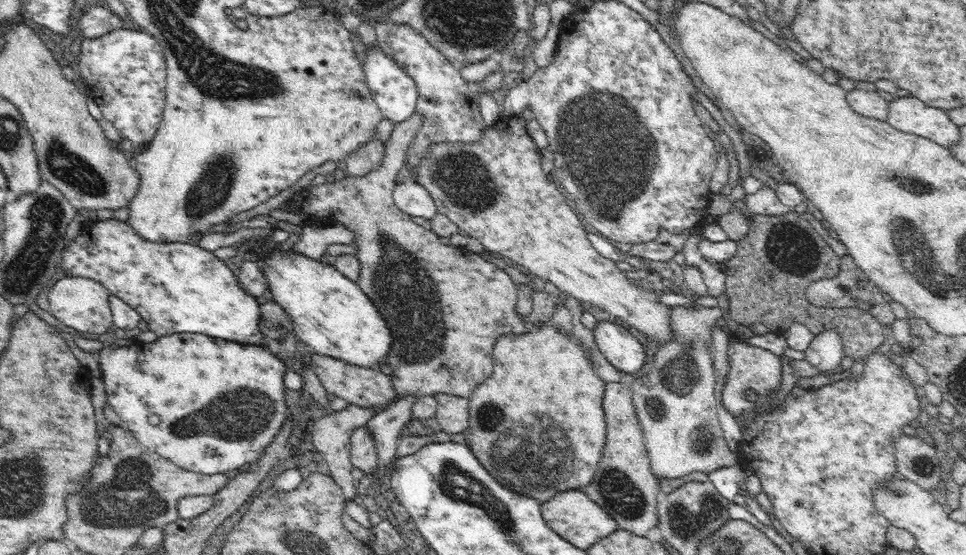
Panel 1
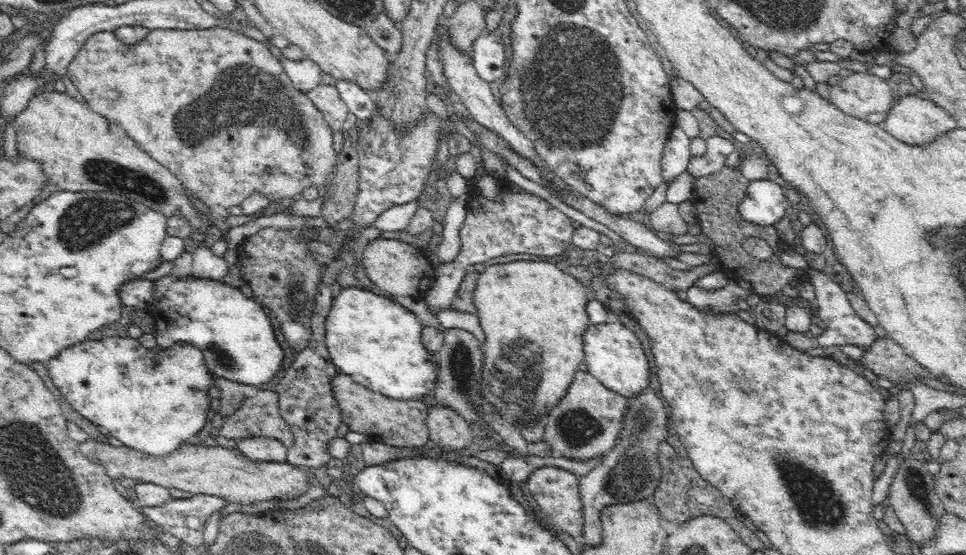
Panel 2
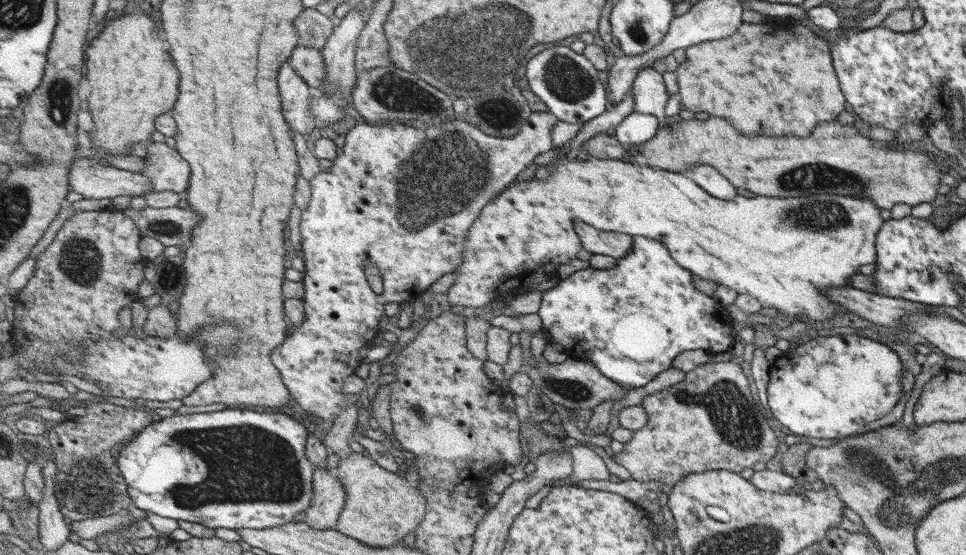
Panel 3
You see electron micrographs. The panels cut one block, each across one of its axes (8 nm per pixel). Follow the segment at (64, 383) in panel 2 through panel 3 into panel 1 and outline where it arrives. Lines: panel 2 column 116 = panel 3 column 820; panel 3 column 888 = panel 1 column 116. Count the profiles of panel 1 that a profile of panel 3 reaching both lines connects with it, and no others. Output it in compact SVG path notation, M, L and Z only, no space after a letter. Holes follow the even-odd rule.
M173 334L158 337L156 342L146 343L139 341L140 346L124 346L124 348L106 348L100 352L100 364L104 368L104 384L110 406L114 406L116 414L124 420L126 428L132 432L146 451L152 451L165 459L171 460L180 468L187 471L197 472L200 475L225 474L230 470L243 470L249 464L256 462L264 449L275 439L288 417L291 416L292 408L286 404L284 376L288 371L299 371L298 364L287 366L285 362L271 353L271 350L263 344L252 346L252 344L235 343L227 340L214 340L211 336L182 336Z

